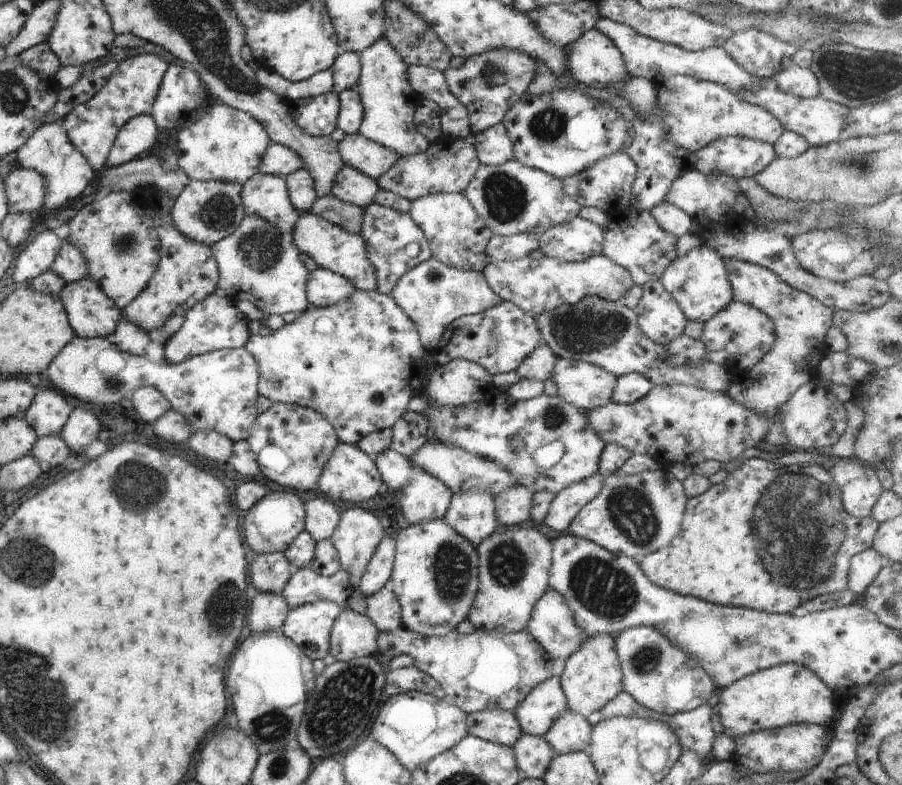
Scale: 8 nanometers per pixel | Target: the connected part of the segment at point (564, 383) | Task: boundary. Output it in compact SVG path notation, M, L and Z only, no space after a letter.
M557 357L550 379L561 400L586 411L610 401L617 377L586 362Z

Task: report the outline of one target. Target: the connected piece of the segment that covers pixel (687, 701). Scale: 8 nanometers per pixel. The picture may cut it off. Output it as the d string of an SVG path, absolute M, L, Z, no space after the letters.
M631 627L613 636L614 651L622 672L622 690L641 706L672 715L705 705L716 690L713 679L698 661L651 627Z

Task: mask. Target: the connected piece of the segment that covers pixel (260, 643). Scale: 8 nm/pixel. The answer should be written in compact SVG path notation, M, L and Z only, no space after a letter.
M281 629L251 632L233 652L225 690L231 698L237 728L253 743L259 755L288 746L297 746L295 739L305 701L311 690L312 667L300 648Z

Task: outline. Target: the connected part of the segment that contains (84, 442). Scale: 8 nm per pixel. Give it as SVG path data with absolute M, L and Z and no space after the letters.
M72 409L57 435L61 437L71 453L79 454L81 448L89 446L98 438L97 432L99 432L99 422L91 412Z

